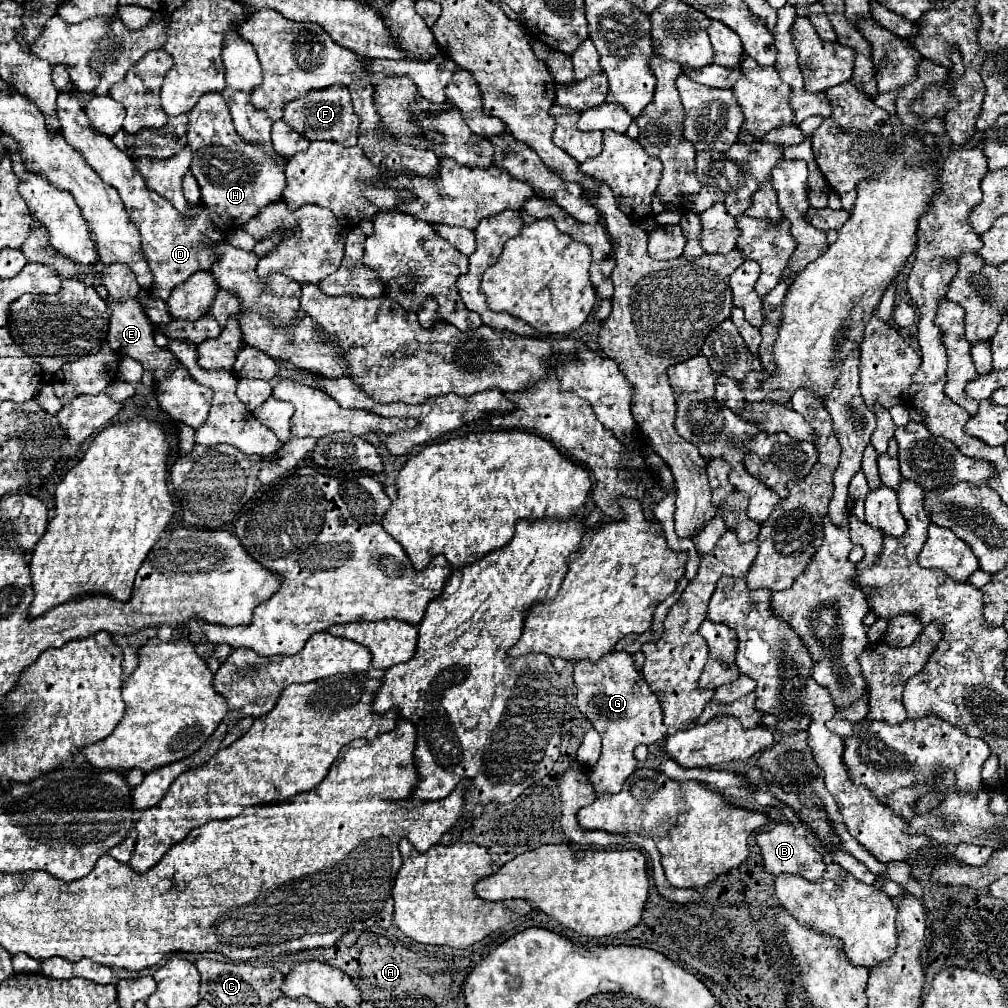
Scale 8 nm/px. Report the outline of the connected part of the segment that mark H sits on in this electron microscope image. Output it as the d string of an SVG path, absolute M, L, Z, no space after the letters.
M206 93L200 97L196 109L192 109L188 117L188 145L194 153L190 171L200 185L202 203L214 213L220 213L222 223L232 229L240 228L254 217L260 207L280 201L280 195L286 189L284 169L288 157L274 149L264 149L244 141L236 133L230 109L220 93Z

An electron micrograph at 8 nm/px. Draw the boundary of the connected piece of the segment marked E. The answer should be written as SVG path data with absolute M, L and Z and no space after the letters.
M108 297L104 299L110 309L110 331L108 331L108 345L118 353L118 355L128 355L136 361L142 363L144 369L154 371L154 393L160 403L160 407L176 421L186 423L194 429L198 429L204 423L204 417L208 415L208 405L212 401L212 391L196 381L190 381L188 371L182 365L174 365L172 353L156 347L154 335L152 335L152 323L148 317L144 317L144 311L136 299L126 299L126 301L110 301Z

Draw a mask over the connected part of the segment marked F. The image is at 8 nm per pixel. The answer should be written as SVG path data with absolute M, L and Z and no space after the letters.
M334 85L332 89L322 89L316 93L308 93L308 97L300 97L284 107L284 121L300 131L310 141L336 141L340 145L354 147L358 139L358 115L352 109L352 99L346 87Z

